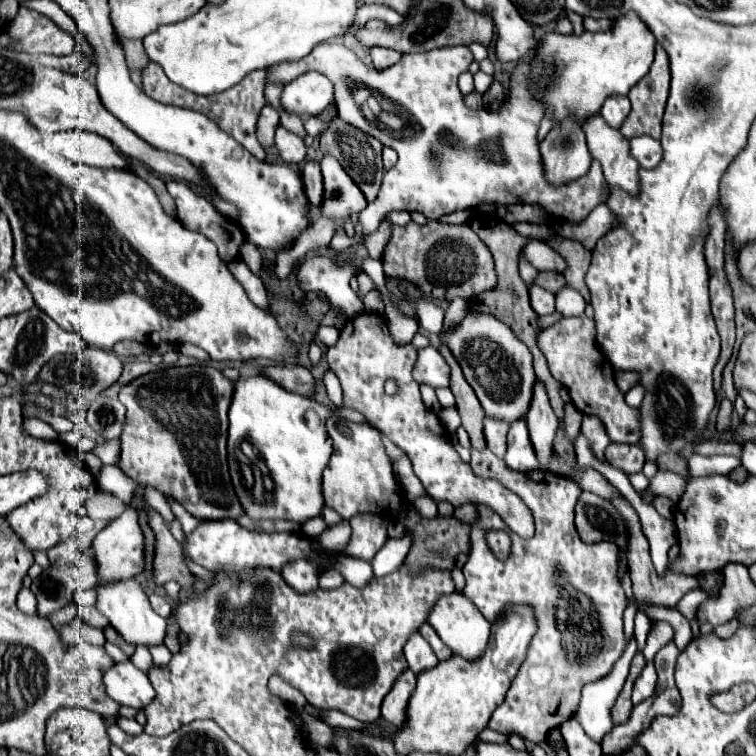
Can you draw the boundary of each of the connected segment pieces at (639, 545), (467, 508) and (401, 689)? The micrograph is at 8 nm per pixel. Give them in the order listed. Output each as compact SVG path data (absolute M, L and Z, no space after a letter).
M614 499L612 501L618 509L618 513L626 519L628 523L628 529L630 529L630 545L628 545L628 569L630 569L630 577L632 577L632 587L634 587L634 597L638 603L644 603L644 605L662 605L662 607L676 607L676 603L684 597L684 593L692 591L698 587L698 581L696 577L688 577L688 575L678 575L678 573L666 573L664 577L660 577L652 565L652 559L650 559L650 551L648 551L648 541L642 533L642 527L640 527L640 519L638 519L638 513L634 511L634 507L624 499Z
M460 505L454 509L454 517L472 523L476 519L476 509L474 509L474 505Z
M408 669L392 687L392 691L386 695L382 703L382 717L392 723L396 729L400 729L406 721L406 707L410 701L410 695L416 687L416 675Z

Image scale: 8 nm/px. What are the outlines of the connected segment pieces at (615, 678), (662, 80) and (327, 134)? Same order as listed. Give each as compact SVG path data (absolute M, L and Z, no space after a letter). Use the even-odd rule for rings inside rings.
M632 637L628 643L628 647L626 647L626 651L624 651L624 655L622 655L620 661L614 665L614 669L612 669L606 677L602 677L602 679L598 679L598 681L594 681L594 683L590 683L590 685L586 685L586 687L582 689L582 701L580 701L580 707L578 707L578 711L576 711L576 713L578 713L576 719L578 719L578 723L584 727L584 731L586 731L592 739L596 739L596 741L602 741L602 737L614 727L610 711L612 711L612 707L614 707L614 703L616 703L618 693L622 691L622 685L624 685L624 681L626 681L626 677L628 677L628 671L630 671L632 657L634 657L636 652L637 643L635 638Z
M658 45L656 59L648 75L642 77L628 93L632 111L626 117L626 123L622 123L620 127L620 133L626 139L638 137L638 135L650 135L654 139L660 139L660 127L662 127L668 87L670 87L668 55L662 49L662 45Z
M332 115L332 127L320 135L320 151L324 155L336 157L338 163L342 163L344 171L350 177L354 177L354 181L360 187L360 191L364 193L364 197L374 201L374 197L382 185L382 175L386 173L384 165L382 165L382 143L378 139L372 139L370 135L356 131L354 127L342 123L338 119L338 115ZM334 141L336 141L336 147L334 147Z

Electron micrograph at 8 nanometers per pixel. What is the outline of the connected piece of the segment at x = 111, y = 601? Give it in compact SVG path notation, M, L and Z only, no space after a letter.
M130 577L130 579L120 579L116 583L98 583L96 585L96 609L108 619L108 623L128 641L134 645L154 645L162 643L166 635L166 619L154 613L150 607L150 601L140 587L140 583Z

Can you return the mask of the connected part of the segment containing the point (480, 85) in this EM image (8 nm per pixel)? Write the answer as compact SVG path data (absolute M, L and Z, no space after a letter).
M478 71L476 75L474 75L474 83L476 83L476 91L480 93L480 95L484 95L488 89L490 89L490 83L492 83L494 79L492 79L492 75L486 75L486 73L482 73L482 71Z

